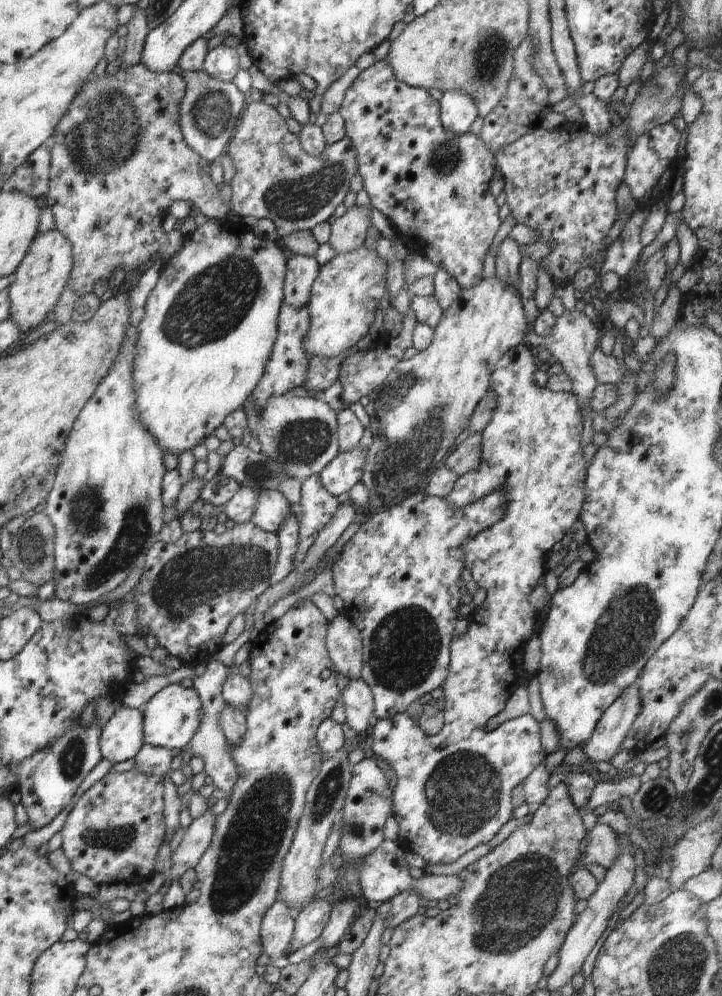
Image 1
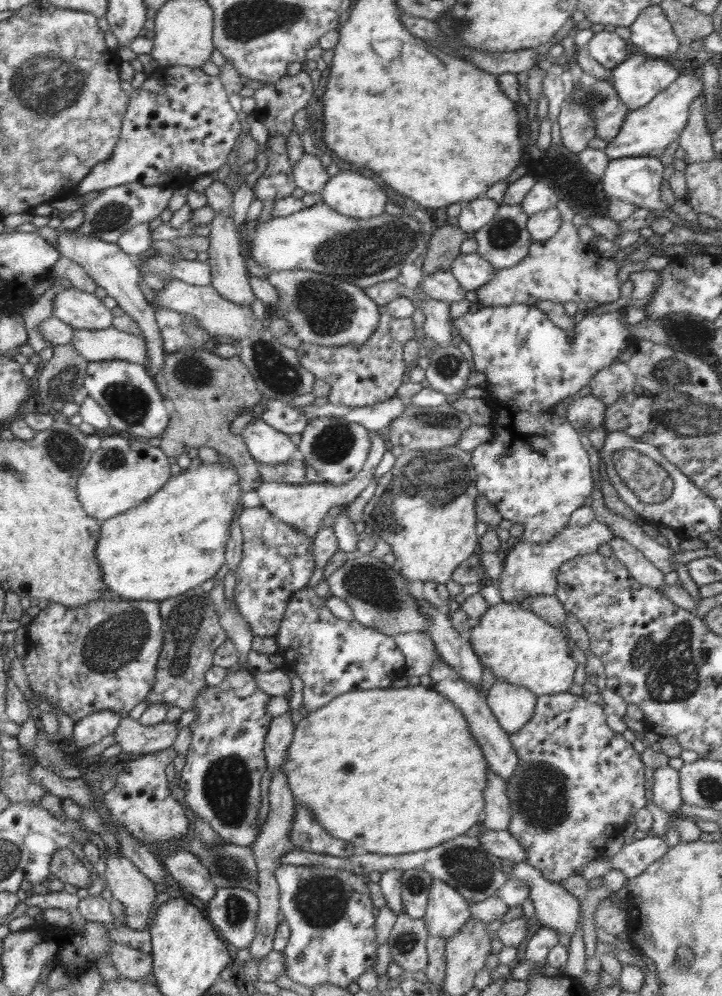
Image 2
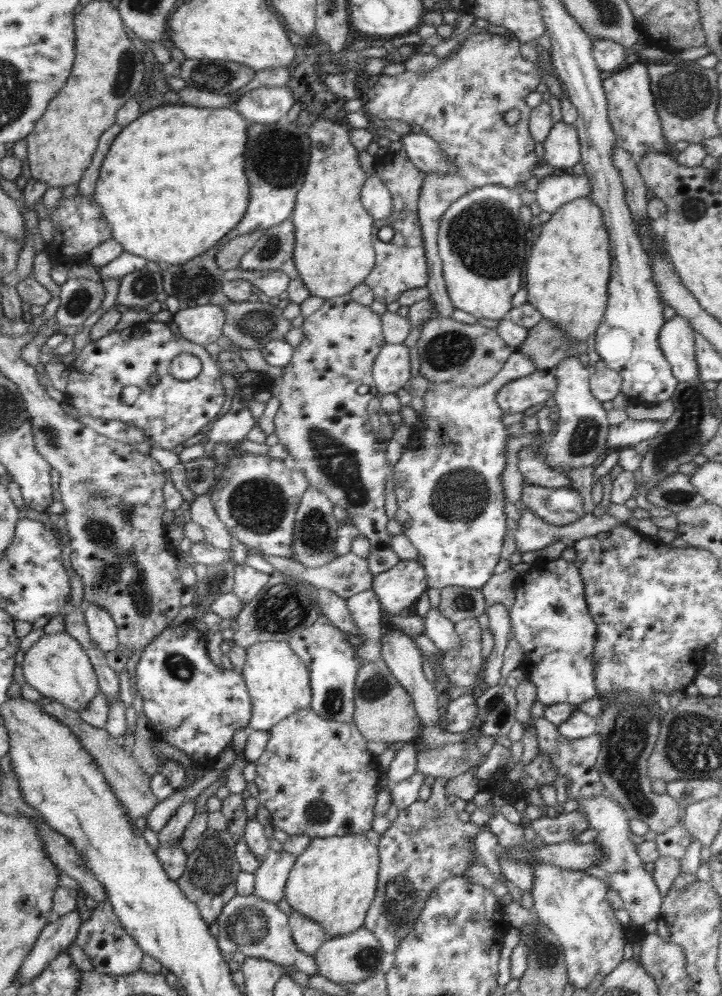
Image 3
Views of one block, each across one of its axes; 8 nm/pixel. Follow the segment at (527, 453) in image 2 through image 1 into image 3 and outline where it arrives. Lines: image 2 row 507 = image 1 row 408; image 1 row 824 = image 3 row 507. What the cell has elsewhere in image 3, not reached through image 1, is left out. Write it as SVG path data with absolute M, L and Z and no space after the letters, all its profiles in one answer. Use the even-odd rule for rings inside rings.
M515 350L496 376L484 384L458 386L441 382L430 384L423 393L424 413L420 413L422 427L412 430L412 449L408 442L391 473L398 507L395 519L402 524L402 534L408 537L417 548L418 554L424 558L422 566L429 588L481 589L494 574L494 567L501 560L507 517L504 513L506 497L500 475L506 466L504 454L506 435L509 433L500 420L504 414L495 398L502 386L537 370L529 356Z

